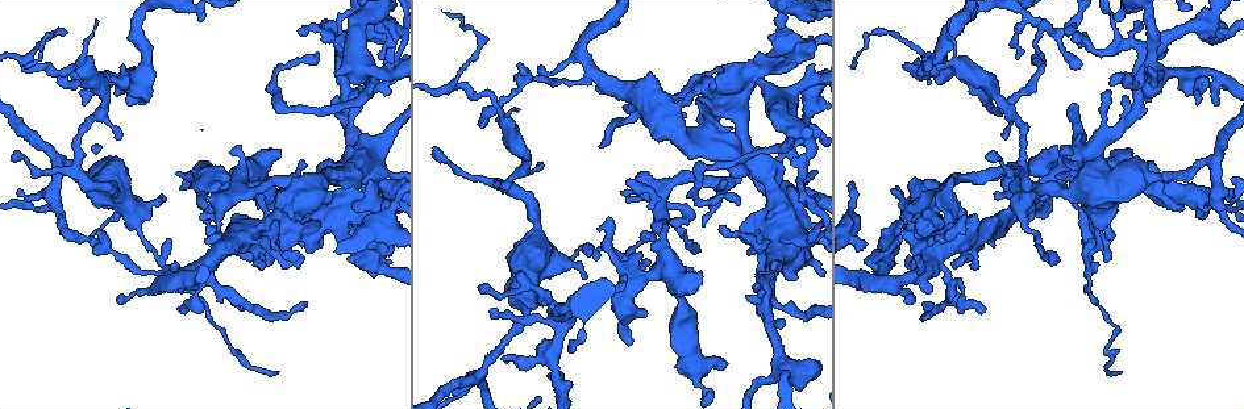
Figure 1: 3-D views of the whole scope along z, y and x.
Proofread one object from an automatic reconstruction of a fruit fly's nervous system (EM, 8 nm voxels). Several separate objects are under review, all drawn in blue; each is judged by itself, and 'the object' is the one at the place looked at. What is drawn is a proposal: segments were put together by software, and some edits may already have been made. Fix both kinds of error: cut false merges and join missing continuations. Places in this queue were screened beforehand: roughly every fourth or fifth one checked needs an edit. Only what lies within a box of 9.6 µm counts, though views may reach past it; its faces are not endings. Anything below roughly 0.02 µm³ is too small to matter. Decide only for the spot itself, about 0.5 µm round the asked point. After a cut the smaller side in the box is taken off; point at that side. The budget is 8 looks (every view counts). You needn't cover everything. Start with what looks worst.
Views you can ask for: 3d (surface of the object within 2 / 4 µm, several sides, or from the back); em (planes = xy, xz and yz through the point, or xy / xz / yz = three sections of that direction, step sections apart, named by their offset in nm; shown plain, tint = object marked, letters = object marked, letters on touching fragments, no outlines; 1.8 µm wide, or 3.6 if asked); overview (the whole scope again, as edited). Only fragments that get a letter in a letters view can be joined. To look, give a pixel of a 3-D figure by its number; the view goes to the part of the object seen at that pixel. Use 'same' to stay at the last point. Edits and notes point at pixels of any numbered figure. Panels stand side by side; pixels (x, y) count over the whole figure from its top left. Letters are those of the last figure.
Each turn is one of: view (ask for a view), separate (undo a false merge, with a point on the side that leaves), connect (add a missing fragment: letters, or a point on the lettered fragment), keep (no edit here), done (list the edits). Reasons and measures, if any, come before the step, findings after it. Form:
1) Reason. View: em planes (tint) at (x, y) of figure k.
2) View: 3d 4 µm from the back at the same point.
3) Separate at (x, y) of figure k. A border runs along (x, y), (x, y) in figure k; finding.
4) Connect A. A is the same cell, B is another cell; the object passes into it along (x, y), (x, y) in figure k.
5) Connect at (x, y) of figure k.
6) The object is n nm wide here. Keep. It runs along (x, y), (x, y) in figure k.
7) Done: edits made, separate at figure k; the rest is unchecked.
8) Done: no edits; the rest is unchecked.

A narrow waist. View: em yz step 4 (tint) at (771, 179) of figure 1.

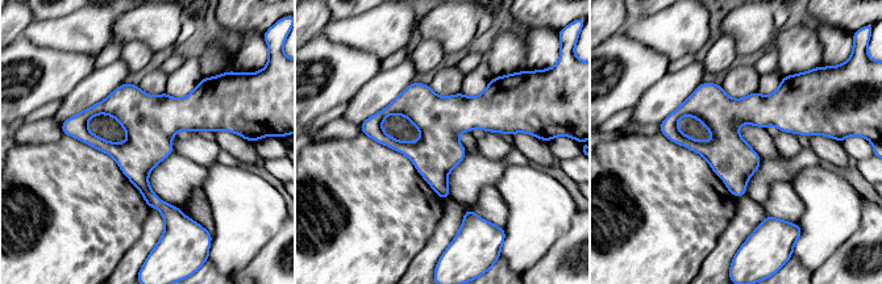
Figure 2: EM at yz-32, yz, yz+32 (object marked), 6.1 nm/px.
View: em planes (tint) at the same point.

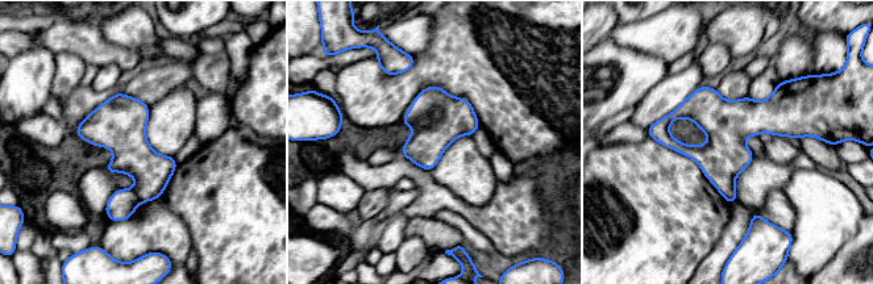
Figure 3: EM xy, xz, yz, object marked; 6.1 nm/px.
See the neighbours. View: em planes (letters) at the same point.

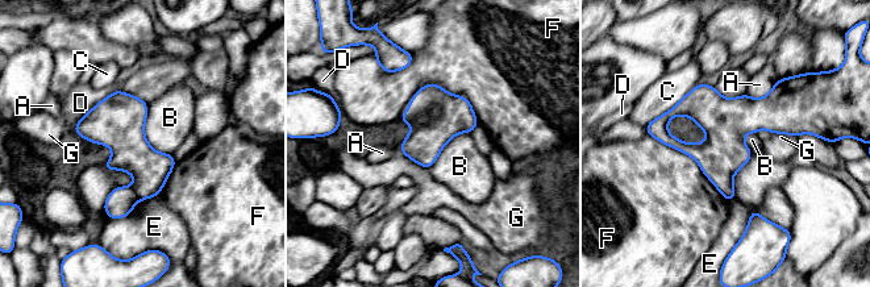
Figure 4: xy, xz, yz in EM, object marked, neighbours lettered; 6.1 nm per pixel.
Keep. A, B, C, D, E, F and G are other cells; continuous, no second cell.

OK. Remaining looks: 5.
Narrows sharply. View: em yz step 8 (tint) at (718, 94) of figure 1.

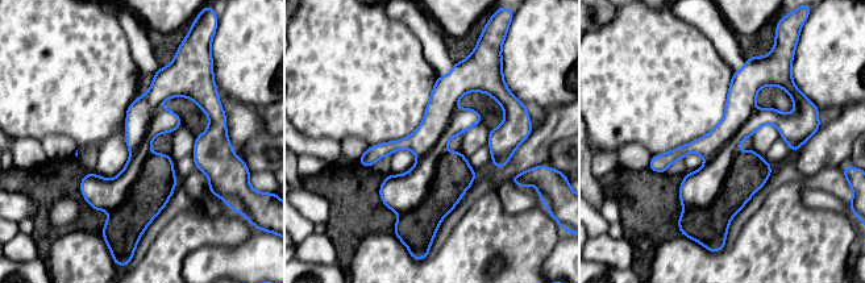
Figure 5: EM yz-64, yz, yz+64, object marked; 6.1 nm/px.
Another direction. View: em planes (letters) at the same point.

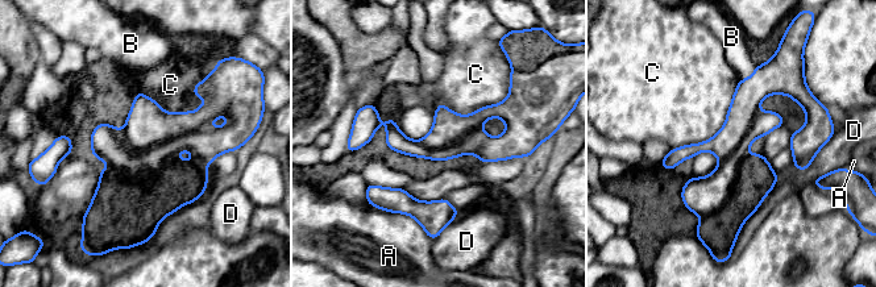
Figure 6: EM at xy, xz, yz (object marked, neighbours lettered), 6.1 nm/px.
The object is 240 nm wide here; the longest contact is with C, 440 nm. Keep. A, B, C and D are other cells; one cell here.

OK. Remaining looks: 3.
A fork. View: em planes (letters) at (341, 58) of figure 1.

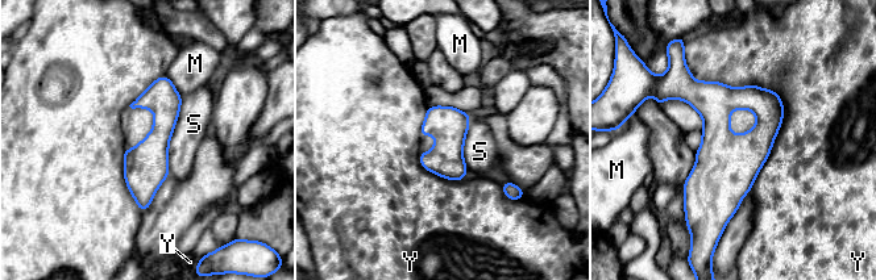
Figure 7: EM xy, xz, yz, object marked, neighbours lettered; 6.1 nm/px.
The longest contact is with Y, 850 nm. Keep. M, S and Y are other cells; it runs along (164, 79), (142, 207) in figure 7; continuous, no second cell.

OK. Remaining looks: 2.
Done: no edits; the rest is unchecked.

